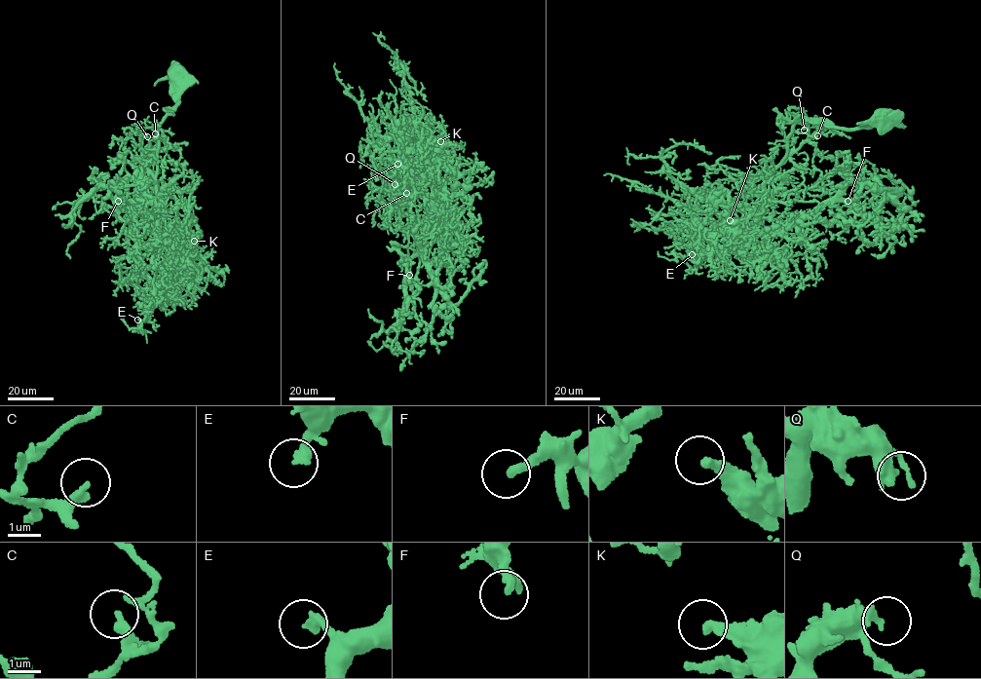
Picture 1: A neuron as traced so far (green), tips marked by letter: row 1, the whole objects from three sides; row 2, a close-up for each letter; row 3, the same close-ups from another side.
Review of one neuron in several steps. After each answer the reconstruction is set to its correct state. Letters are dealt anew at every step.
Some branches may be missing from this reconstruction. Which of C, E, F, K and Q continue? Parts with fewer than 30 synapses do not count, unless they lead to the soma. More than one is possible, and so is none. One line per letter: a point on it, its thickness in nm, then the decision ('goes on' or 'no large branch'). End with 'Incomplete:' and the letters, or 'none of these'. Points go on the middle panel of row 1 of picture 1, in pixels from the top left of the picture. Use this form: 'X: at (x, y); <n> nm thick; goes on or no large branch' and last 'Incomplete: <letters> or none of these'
C: at (406, 193); 280 nm thick; no large branch
E: at (397, 164); 280 nm thick; no large branch
F: at (409, 275); 240 nm thick; no large branch
K: at (440, 141); 280 nm thick; no large branch
Q: at (395, 184); 440 nm thick; no large branch
Incomplete: none of these

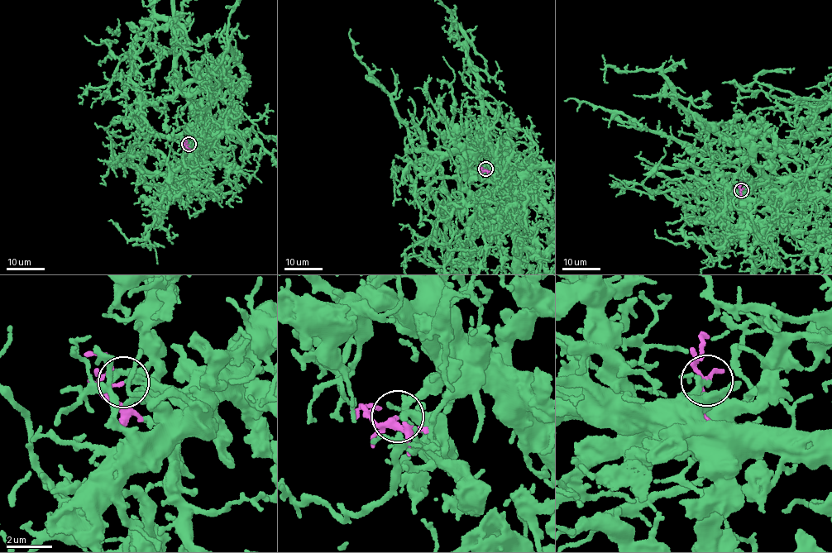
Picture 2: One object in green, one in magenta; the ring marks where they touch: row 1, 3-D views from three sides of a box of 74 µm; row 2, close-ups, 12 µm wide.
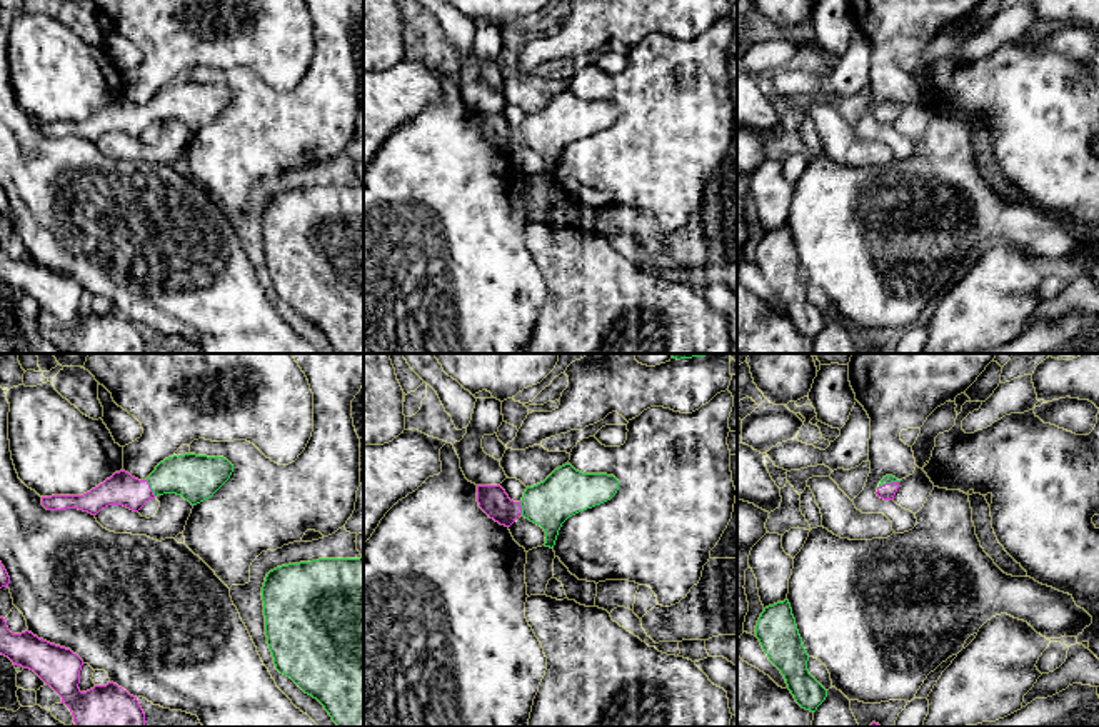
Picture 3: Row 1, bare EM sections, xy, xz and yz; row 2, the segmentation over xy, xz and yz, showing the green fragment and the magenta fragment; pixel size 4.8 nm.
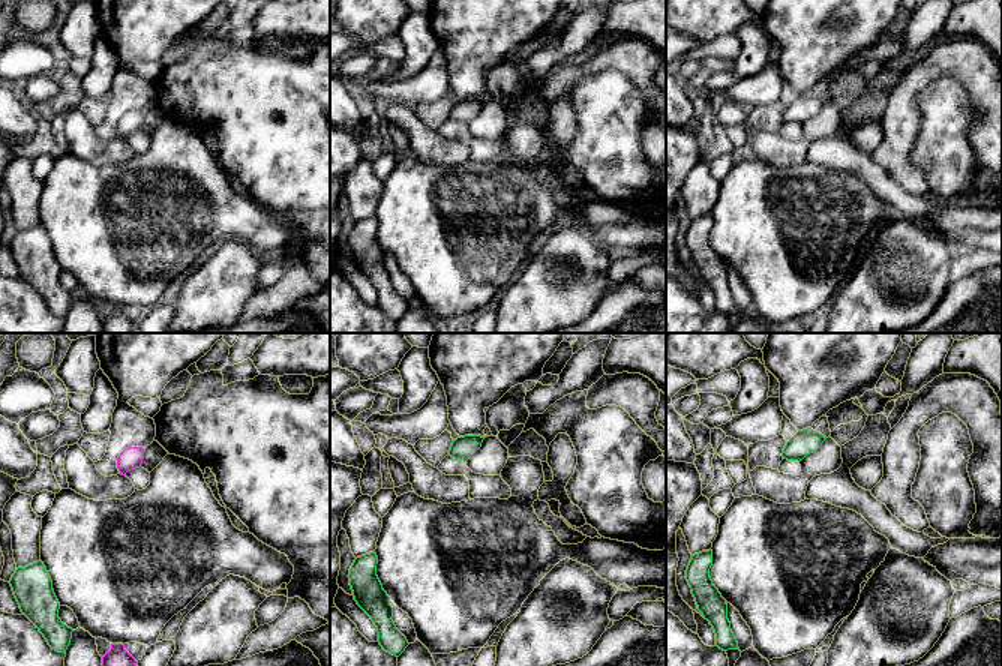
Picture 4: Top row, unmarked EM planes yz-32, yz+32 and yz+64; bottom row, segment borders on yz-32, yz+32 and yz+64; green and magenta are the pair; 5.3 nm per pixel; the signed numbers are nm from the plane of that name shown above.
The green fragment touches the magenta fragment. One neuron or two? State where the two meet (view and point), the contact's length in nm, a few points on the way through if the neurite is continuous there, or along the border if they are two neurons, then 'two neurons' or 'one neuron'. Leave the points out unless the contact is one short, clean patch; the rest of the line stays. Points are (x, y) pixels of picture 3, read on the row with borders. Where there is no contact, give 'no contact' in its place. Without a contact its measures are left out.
xy (150, 487) | 90 nm | across xy (195, 477), (167, 477), (150, 487), (122, 489) | one neuron

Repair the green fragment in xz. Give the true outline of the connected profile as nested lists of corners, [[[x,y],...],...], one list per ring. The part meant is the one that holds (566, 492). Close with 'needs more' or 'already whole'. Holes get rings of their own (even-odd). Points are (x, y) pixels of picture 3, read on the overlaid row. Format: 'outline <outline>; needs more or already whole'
outline [[[565,464],[544,482],[527,487],[520,502],[510,500],[500,485],[477,485],[477,502],[500,525],[510,527],[520,515],[540,525],[544,545],[554,549],[569,517],[610,500],[617,490],[614,475],[582,474]]]; needs more

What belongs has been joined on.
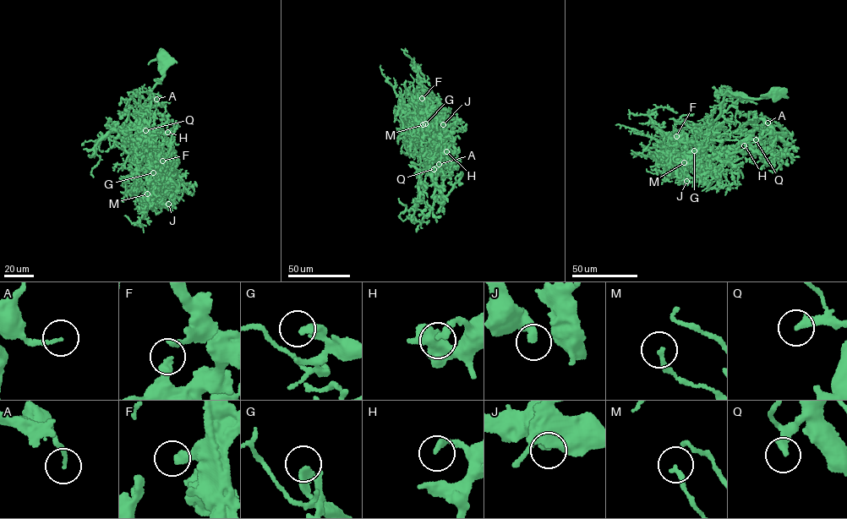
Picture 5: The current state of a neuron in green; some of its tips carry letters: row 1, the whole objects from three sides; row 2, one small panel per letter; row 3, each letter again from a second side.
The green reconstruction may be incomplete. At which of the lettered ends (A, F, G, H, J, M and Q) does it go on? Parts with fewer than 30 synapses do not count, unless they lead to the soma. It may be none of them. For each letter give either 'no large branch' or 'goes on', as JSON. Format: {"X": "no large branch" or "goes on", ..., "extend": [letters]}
{"A": "no large branch", "F": "no large branch", "G": "no large branch", "H": "no large branch", "J": "no large branch", "M": "no large branch", "Q": "goes on", "extend": ["Q"]}

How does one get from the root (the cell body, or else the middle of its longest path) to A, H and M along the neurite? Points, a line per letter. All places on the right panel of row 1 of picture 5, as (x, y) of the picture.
A: (773, 93), (754, 99), (726, 92), (702, 155), (736, 147), (756, 118), (767, 122)
H: (773, 93), (754, 99), (726, 92), (702, 155), (729, 151), (762, 130), (754, 147), (744, 145)
M: (773, 93), (754, 99), (726, 92), (720, 114), (707, 130), (707, 143), (688, 166), (684, 162)

